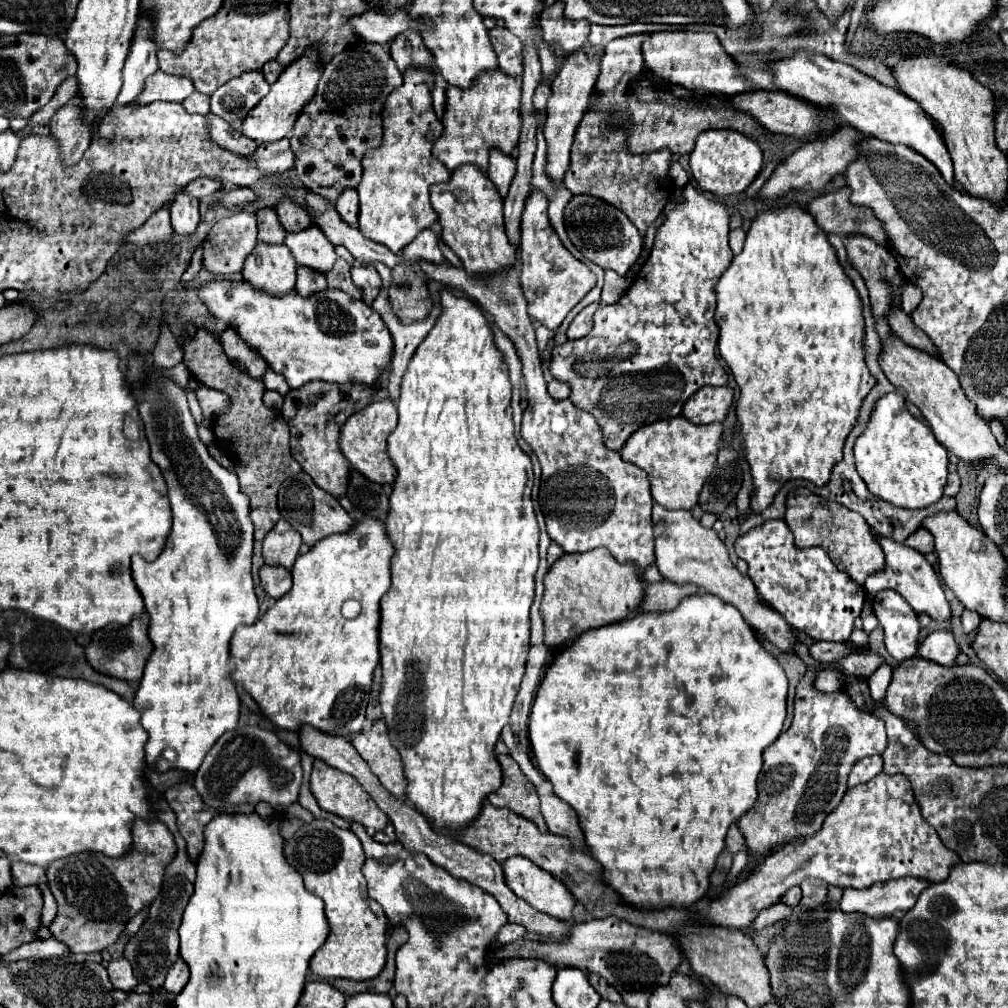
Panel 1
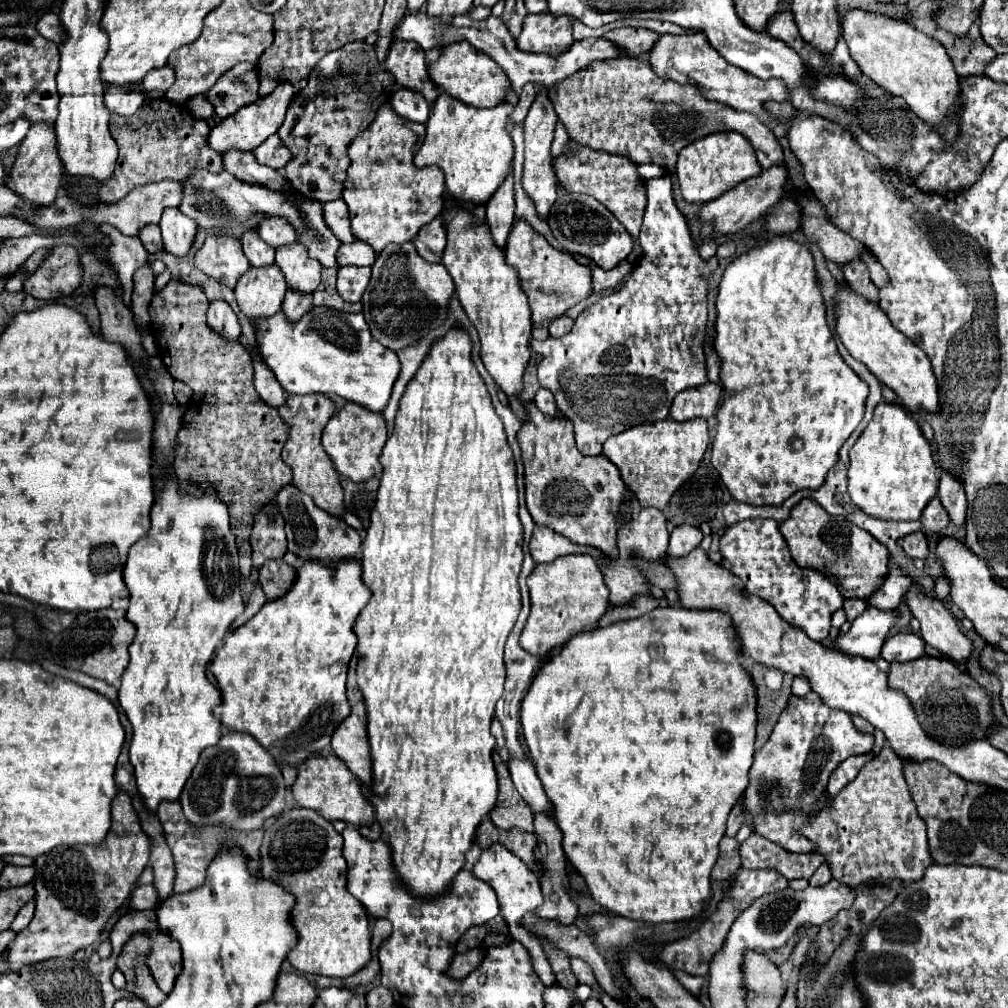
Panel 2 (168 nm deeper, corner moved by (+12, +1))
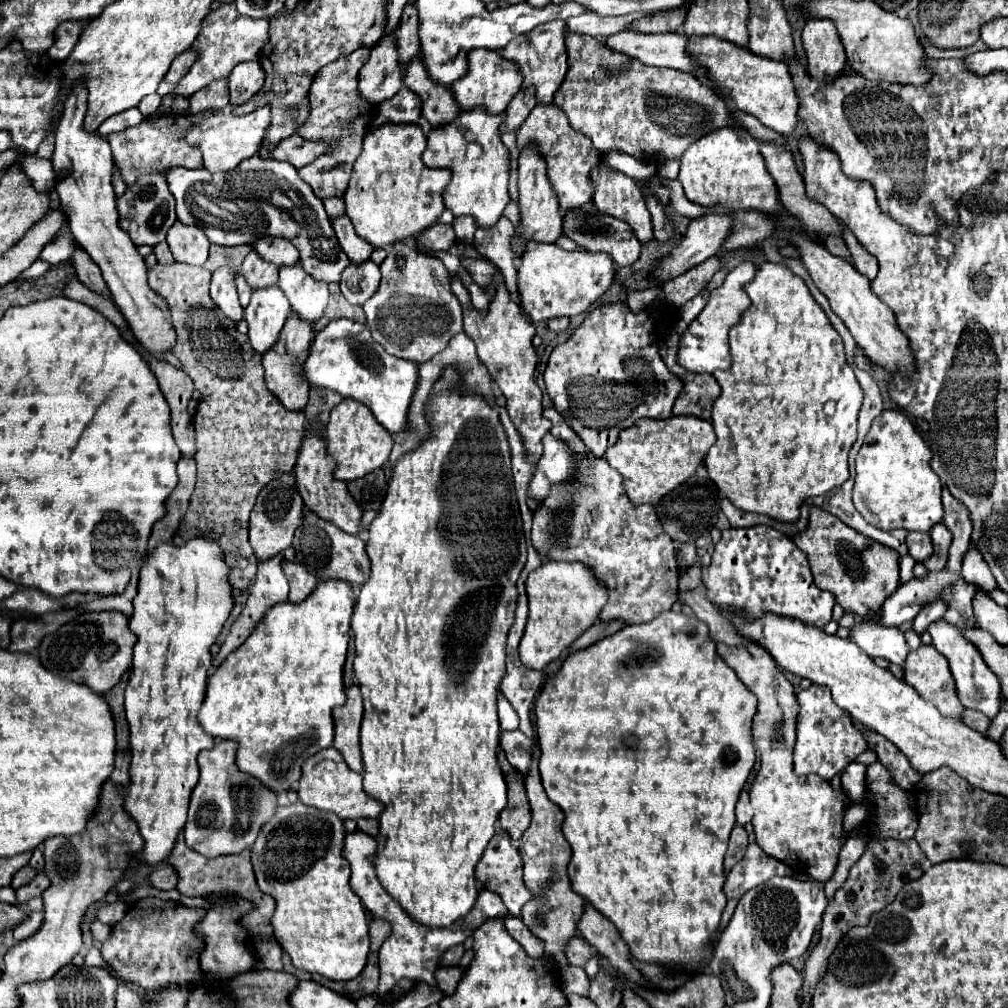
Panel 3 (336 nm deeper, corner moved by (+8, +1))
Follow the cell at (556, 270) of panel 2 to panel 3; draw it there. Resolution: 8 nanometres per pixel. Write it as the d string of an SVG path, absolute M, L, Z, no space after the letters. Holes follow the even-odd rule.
M528 241L518 265L518 295L524 313L536 321L574 317L596 303L614 281L614 263L606 253L564 251L558 245Z

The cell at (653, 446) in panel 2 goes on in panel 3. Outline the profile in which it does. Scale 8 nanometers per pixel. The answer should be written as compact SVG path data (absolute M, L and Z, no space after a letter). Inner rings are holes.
M668 417L668 419L640 419L632 427L620 431L618 441L606 449L604 459L612 469L624 477L624 489L634 505L656 505L668 491L688 481L704 455L714 445L716 435L710 421L700 417Z

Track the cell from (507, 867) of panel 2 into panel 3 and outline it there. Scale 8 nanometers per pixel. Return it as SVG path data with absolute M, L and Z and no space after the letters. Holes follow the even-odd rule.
M506 833L494 835L492 841L488 843L482 859L476 865L476 879L490 891L498 893L500 899L504 901L506 909L510 911L512 917L520 917L520 911L524 907L524 903L528 903L528 899L532 897L532 893L528 891L524 879L522 879L522 859L518 849L512 845L512 839Z

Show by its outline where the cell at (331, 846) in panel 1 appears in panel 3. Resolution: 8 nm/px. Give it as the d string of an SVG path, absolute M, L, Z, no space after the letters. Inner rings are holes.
M294 803L278 807L252 845L252 863L260 889L276 899L274 933L296 969L320 973L332 981L354 979L368 959L366 909L350 889L350 865L342 857L342 821L316 807Z

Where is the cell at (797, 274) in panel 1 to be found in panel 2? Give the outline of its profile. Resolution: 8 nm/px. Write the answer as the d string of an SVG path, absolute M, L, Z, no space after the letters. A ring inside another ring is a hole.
M774 237L768 241L764 247L752 249L750 253L738 257L734 263L728 265L724 271L724 277L718 287L718 301L716 301L718 317L716 317L716 339L714 347L722 359L720 367L720 381L726 389L726 395L720 409L716 411L716 439L712 445L712 465L720 473L720 479L728 487L730 495L736 501L754 505L754 507L764 507L764 505L774 505L780 507L792 493L800 489L818 489L826 481L828 471L836 465L838 461L838 451L846 443L846 439L852 435L852 431L858 427L864 415L864 401L868 397L868 385L858 379L858 375L844 363L844 359L838 353L838 347L834 343L834 335L828 329L826 323L826 307L818 289L818 279L814 271L814 261L810 251L804 245L798 245L786 237Z

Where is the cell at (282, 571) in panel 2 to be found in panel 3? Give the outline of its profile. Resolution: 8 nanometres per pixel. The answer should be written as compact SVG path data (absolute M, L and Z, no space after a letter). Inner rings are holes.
M284 559L284 573L288 575L288 583L290 583L290 595L288 601L292 603L300 603L304 601L316 587L316 579L304 569L304 565L300 565L298 561L286 561Z

